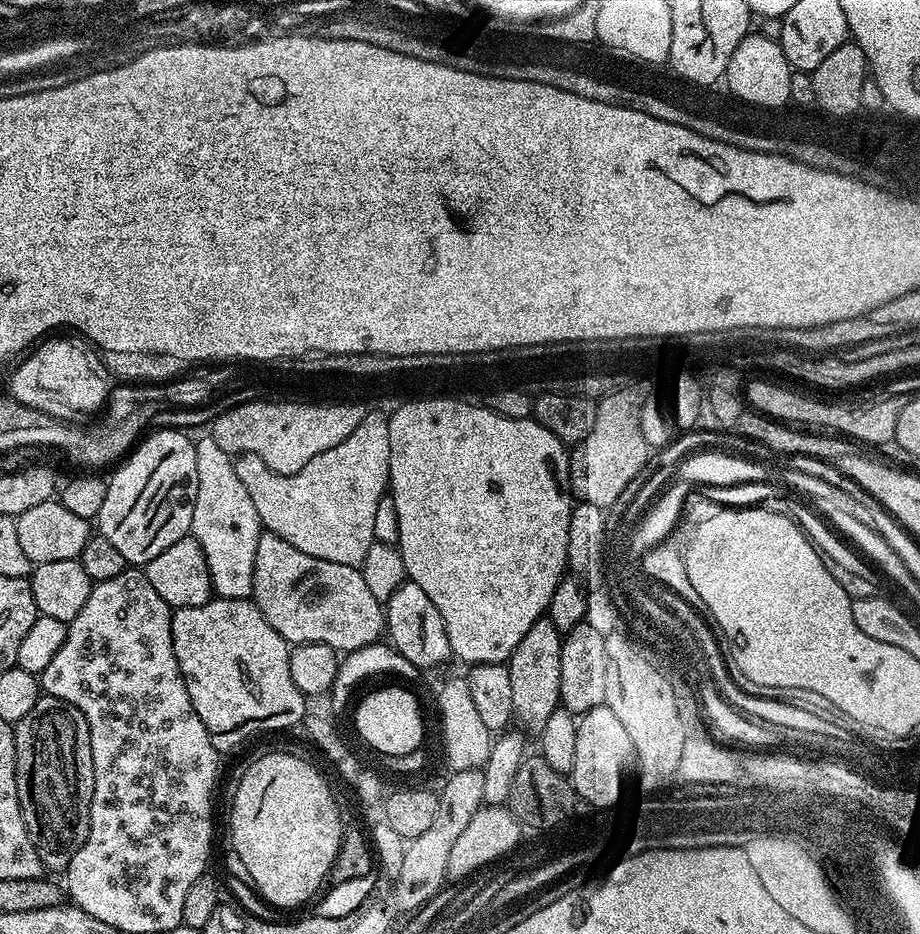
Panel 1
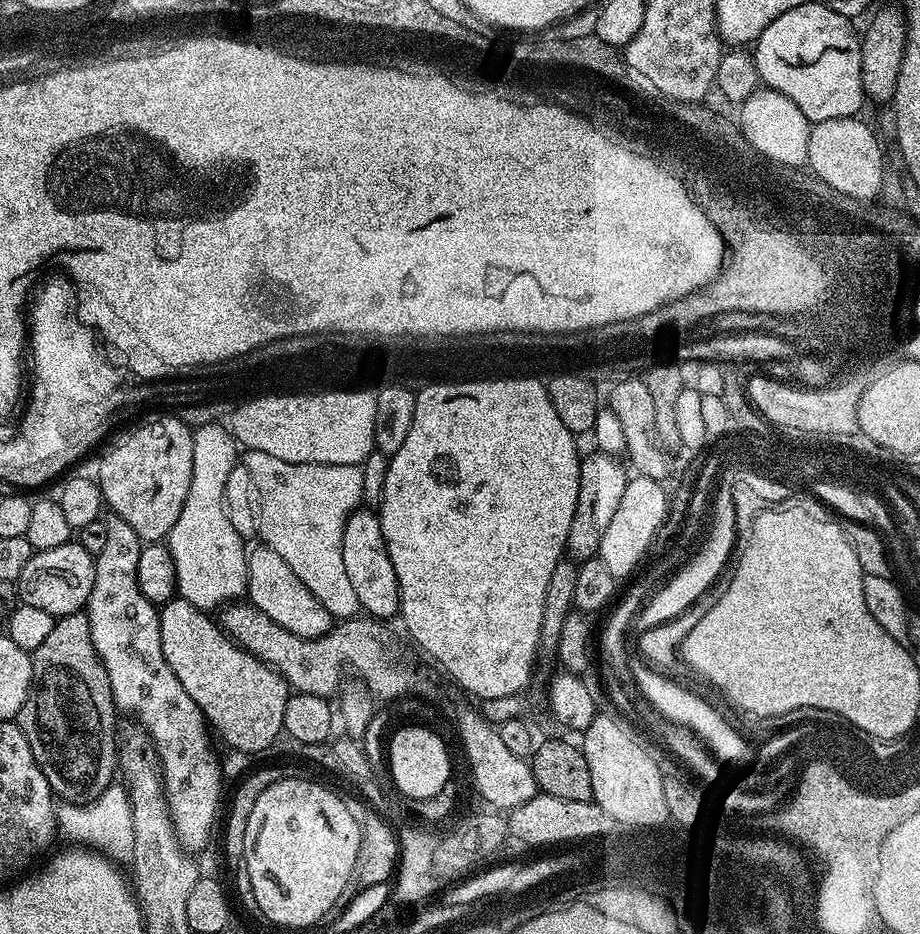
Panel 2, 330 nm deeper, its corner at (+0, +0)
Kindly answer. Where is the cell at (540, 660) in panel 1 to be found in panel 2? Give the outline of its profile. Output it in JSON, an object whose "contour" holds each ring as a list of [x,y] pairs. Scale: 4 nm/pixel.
{"contour":[[[597,451],[596,456],[585,455],[580,461],[580,485],[578,486],[578,506],[574,506],[574,518],[570,521],[567,555],[577,562],[591,560],[602,546],[602,534],[614,518],[614,510],[622,500],[630,476],[624,473],[625,465],[619,464],[615,455]]]}

